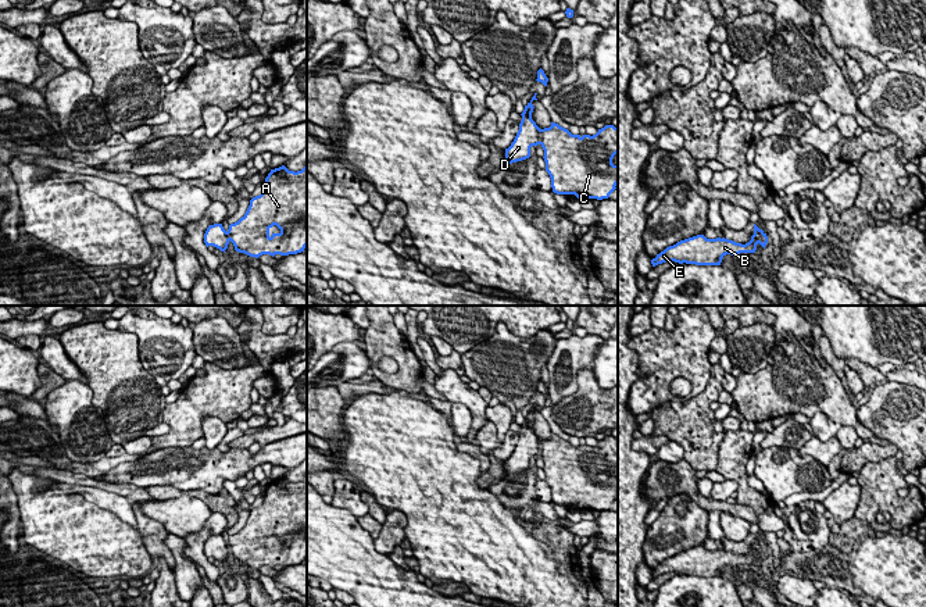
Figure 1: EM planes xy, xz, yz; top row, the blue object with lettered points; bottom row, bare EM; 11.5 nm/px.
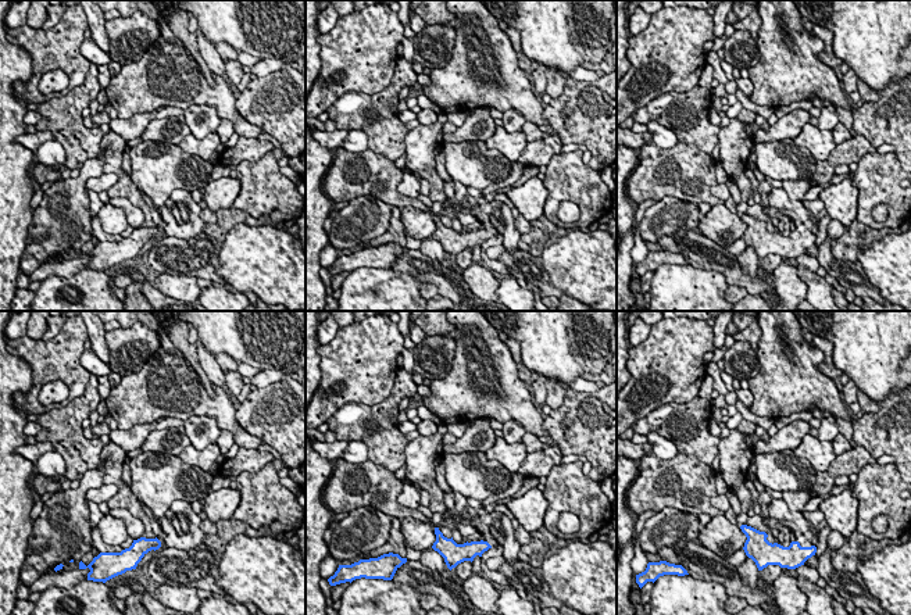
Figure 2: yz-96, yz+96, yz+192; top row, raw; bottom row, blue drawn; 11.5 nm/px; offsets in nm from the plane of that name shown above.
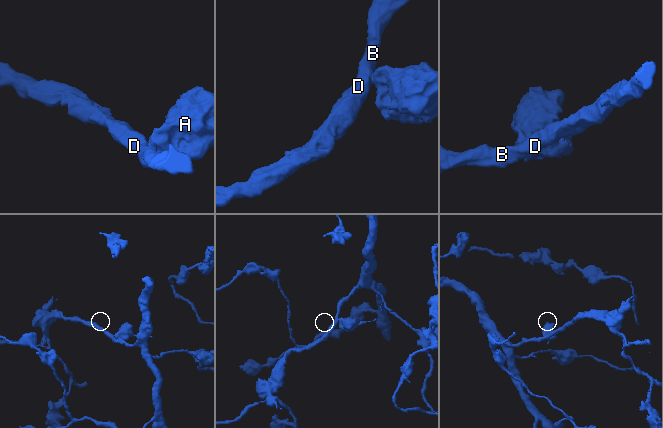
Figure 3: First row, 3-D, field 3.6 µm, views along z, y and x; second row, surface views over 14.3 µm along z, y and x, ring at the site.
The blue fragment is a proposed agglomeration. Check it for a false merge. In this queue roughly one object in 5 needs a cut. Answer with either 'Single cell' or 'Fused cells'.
Fused cells

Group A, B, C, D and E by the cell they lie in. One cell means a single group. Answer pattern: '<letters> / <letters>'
A C / B D E

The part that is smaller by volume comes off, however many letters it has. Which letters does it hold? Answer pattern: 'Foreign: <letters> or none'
Foreign: A, C

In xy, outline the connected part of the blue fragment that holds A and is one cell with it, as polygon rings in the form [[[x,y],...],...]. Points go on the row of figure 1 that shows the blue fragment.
[[[307,164],[301,171],[289,171],[285,165],[271,169],[265,178],[265,188],[260,196],[250,200],[246,214],[235,224],[229,225],[228,235],[235,250],[258,258],[262,254],[297,254],[307,247]]]

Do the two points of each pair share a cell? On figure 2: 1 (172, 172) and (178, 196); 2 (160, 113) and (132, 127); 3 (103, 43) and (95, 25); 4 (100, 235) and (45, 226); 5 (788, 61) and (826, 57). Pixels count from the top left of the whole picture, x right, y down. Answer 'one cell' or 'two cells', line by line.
1: two cells
2: one cell
3: one cell
4: two cells
5: two cells

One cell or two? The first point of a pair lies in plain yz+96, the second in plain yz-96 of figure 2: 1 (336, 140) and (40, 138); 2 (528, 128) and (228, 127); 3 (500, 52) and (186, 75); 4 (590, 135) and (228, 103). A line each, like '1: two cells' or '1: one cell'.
1: one cell
2: one cell
3: one cell
4: two cells

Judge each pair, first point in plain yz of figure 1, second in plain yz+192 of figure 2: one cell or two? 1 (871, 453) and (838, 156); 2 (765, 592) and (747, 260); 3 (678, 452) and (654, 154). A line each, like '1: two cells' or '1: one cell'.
1: one cell
2: two cells
3: two cells

